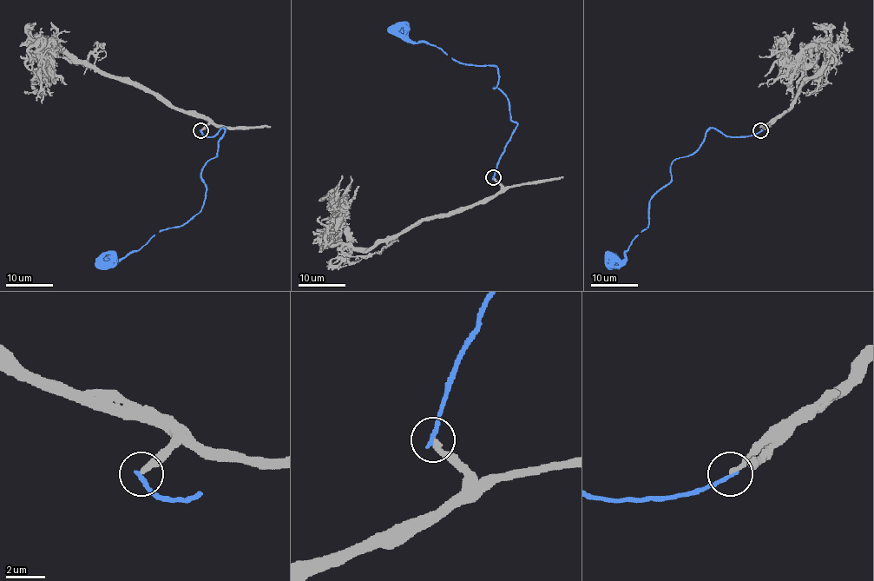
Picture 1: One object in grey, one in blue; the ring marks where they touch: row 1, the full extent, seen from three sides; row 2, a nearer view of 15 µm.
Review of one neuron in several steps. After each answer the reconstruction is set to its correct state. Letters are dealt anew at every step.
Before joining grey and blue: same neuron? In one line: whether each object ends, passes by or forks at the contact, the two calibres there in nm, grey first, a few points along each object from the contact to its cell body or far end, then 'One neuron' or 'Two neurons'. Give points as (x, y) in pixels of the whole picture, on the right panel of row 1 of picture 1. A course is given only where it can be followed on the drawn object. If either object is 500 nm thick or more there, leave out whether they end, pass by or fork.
At the ring grey ends. At the ring blue ends. Thickness 240 nm (grey) against 200 nm. Course of grey: (760, 130), (831, 60), (831, 49), (809, 46), (758, 86). Course of blue: (760, 130), (727, 136), (712, 128), (692, 154), (673, 161), (671, 181), (650, 201), (648, 226), (612, 265). Two neurons

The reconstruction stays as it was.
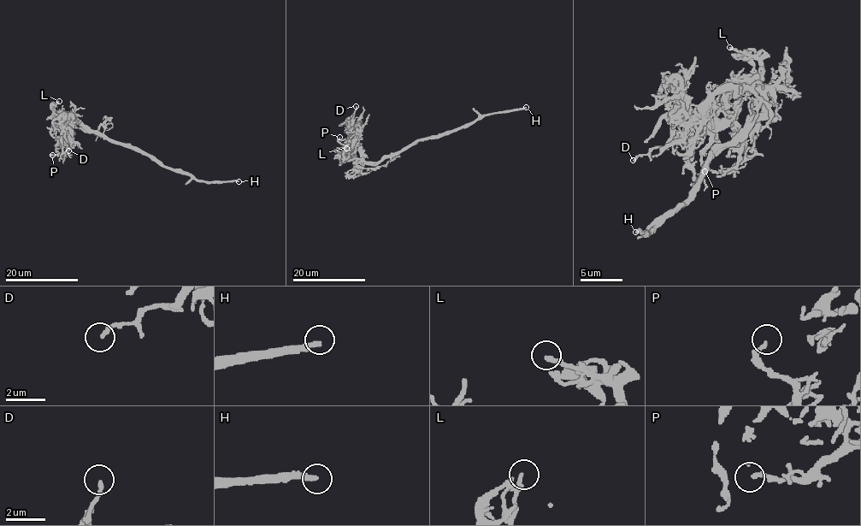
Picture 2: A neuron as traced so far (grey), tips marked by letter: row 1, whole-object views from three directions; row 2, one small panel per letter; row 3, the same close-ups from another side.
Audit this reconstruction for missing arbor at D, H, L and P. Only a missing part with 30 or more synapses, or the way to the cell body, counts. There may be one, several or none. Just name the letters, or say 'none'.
H

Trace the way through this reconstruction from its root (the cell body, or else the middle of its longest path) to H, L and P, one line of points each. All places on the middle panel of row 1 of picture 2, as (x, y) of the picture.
H: (412, 144), (468, 127), (486, 115), (526, 107)
L: (412, 144), (384, 156), (379, 162), (356, 162), (353, 159), (342, 162), (346, 148)
P: (412, 144), (384, 156), (379, 162), (362, 162), (344, 157), (344, 146), (339, 141), (339, 137)

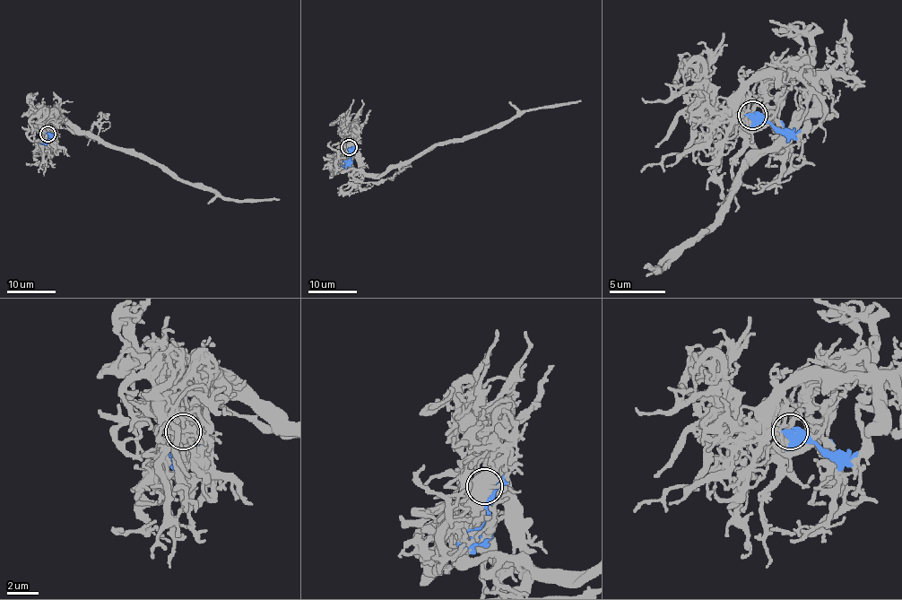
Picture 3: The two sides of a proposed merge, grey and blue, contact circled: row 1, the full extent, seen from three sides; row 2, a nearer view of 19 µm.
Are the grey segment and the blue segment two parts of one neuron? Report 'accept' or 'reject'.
reject

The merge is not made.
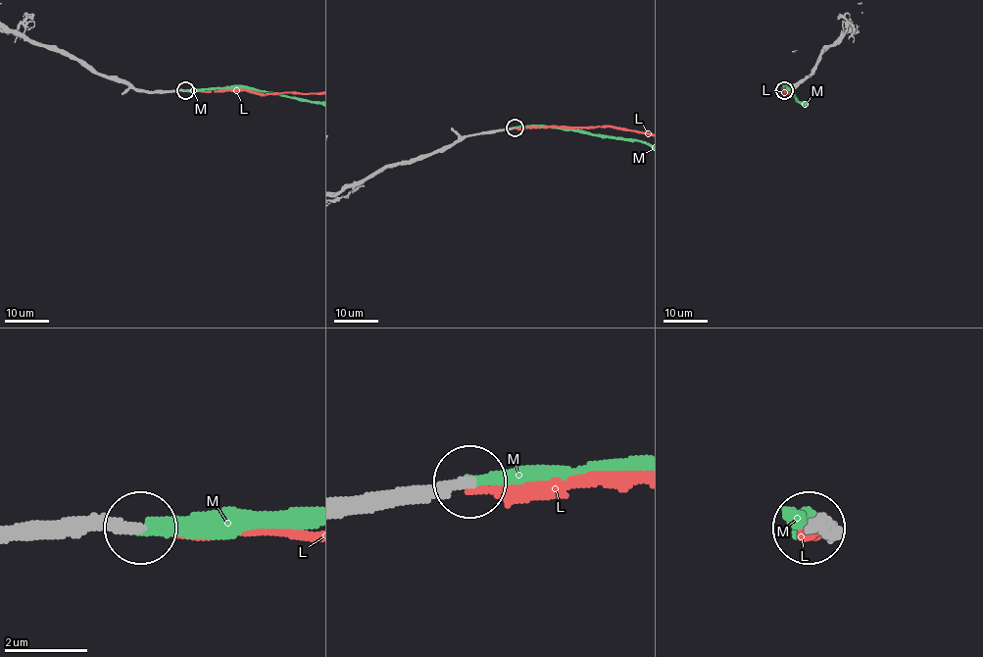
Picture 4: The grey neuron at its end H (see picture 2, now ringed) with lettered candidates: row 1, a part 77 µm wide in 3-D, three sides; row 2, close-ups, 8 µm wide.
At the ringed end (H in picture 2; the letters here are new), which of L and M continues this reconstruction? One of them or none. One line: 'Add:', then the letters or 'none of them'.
Add: M

